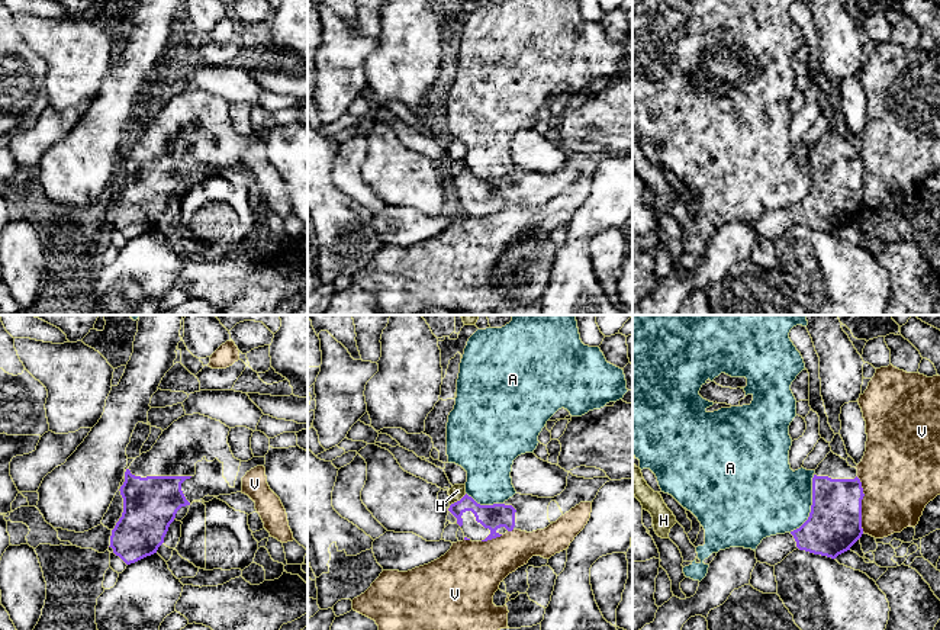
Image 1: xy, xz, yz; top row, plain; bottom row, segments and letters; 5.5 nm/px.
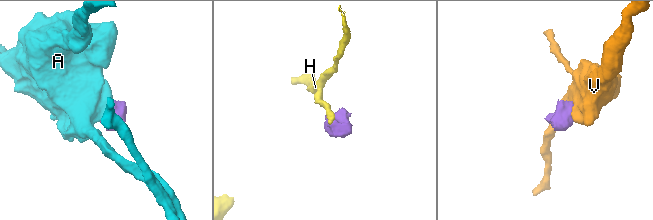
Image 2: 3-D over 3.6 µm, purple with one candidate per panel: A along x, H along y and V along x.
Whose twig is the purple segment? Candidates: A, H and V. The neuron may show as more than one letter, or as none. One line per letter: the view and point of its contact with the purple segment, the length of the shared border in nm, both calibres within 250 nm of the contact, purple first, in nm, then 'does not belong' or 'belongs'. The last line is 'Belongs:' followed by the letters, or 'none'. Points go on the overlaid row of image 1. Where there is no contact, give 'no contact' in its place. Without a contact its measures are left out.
A: meets purple in yz at (811, 505); contact 340 nm long; 300 nm thick on the purple side, 420 nm on the other; does not belong
H: meets purple in xz at (457, 501); contact 120 nm long; 140 nm thick on the purple side, 80 nm on the other; does not belong
V: meets purple in yz at (860, 504); contact 320 nm long; 300 nm thick on the purple side, 420 nm on the other; does not belong
Belongs: none

